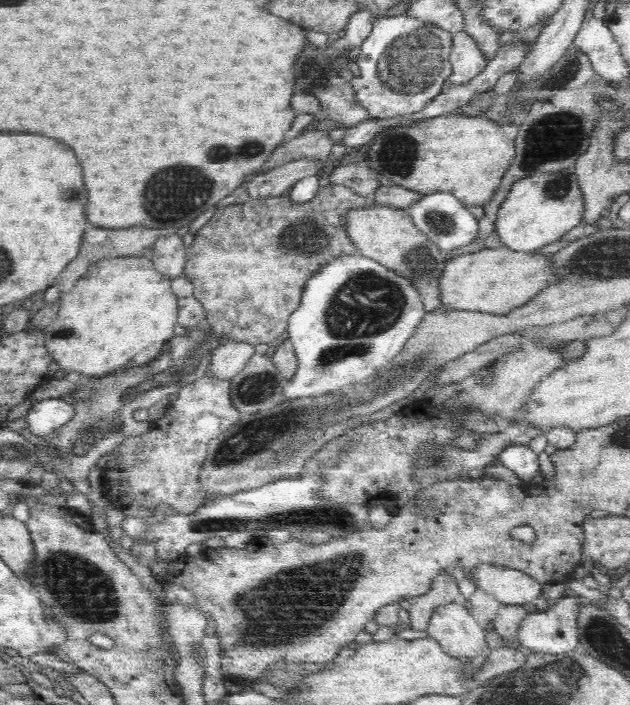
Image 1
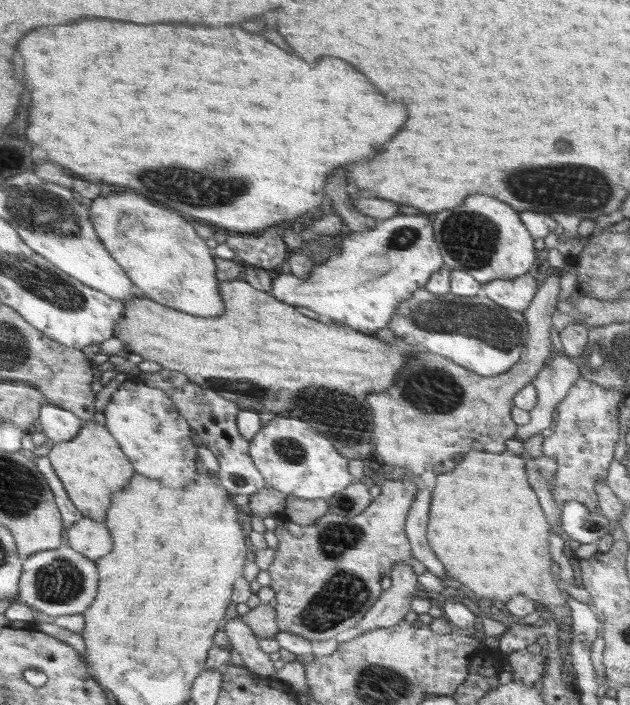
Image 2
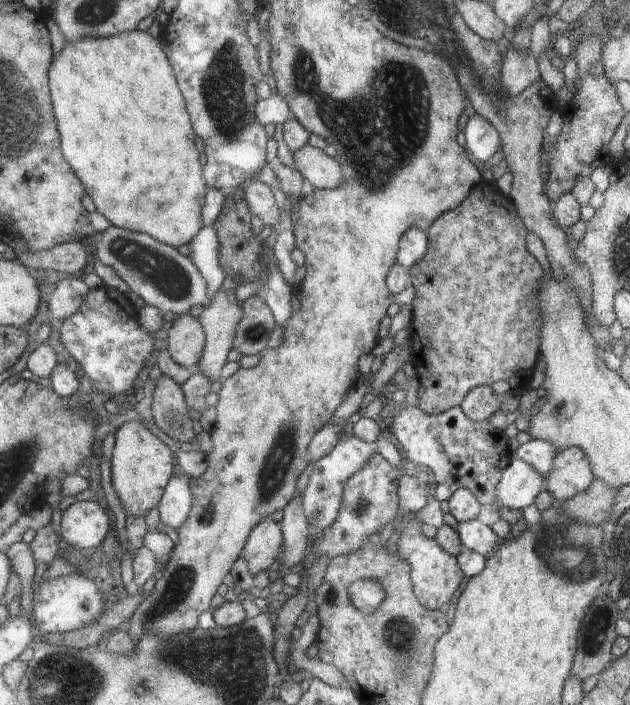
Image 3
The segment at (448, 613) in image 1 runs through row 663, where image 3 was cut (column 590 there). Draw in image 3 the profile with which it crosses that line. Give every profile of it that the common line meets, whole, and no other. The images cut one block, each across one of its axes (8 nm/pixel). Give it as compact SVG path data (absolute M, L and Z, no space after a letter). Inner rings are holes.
M569 447L560 451L555 457L552 470L545 478L544 489L554 496L556 502L562 502L562 500L573 499L574 496L585 492L593 485L594 480L592 466L584 450L579 447Z

